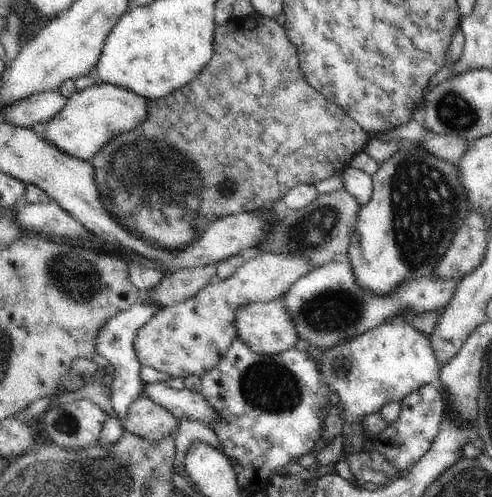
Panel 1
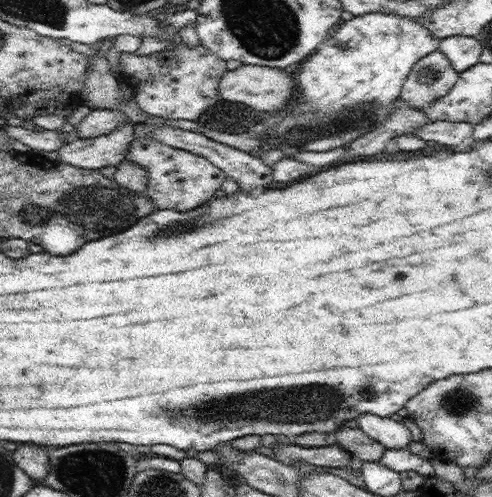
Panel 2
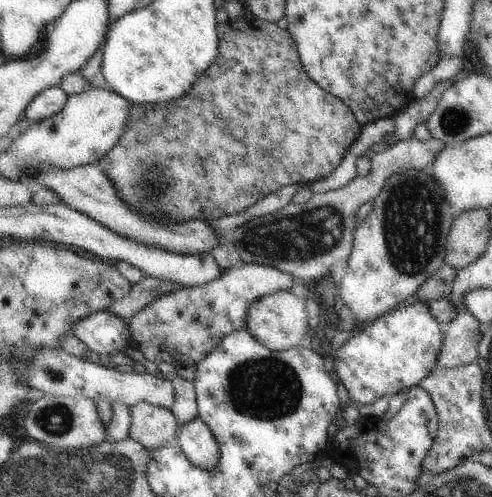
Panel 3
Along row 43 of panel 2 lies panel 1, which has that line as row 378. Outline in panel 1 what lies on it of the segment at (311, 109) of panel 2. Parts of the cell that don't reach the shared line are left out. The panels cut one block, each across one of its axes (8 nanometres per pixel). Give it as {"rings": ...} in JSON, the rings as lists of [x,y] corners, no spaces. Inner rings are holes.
{"rings":[[[393,318],[373,330],[367,330],[359,338],[349,338],[339,342],[337,346],[325,350],[319,374],[321,384],[331,388],[331,394],[337,394],[341,404],[341,420],[343,420],[343,454],[339,458],[337,474],[345,480],[353,480],[349,464],[345,460],[347,454],[359,454],[363,450],[361,444],[361,426],[359,420],[367,414],[379,412],[379,408],[387,402],[403,402],[403,398],[427,384],[437,384],[439,378],[439,362],[435,350],[431,348],[429,336],[419,332],[411,322]]]}

